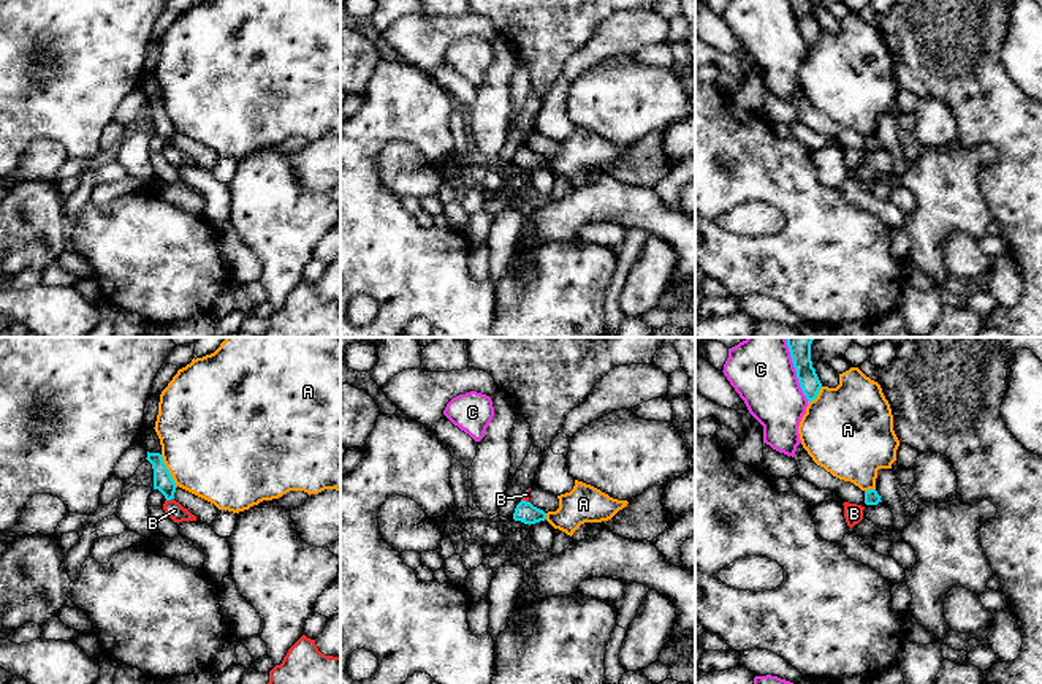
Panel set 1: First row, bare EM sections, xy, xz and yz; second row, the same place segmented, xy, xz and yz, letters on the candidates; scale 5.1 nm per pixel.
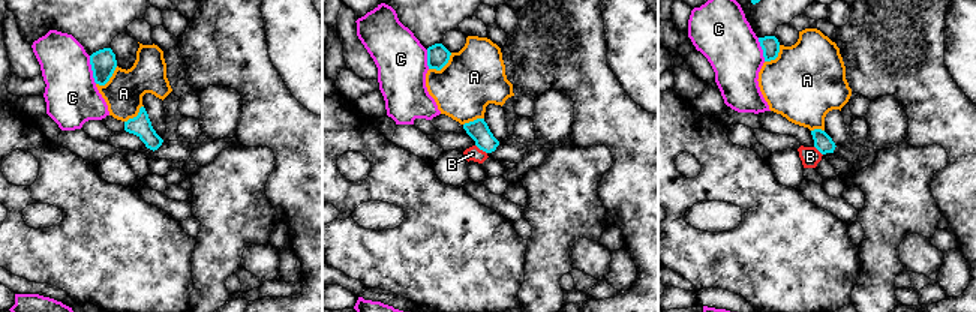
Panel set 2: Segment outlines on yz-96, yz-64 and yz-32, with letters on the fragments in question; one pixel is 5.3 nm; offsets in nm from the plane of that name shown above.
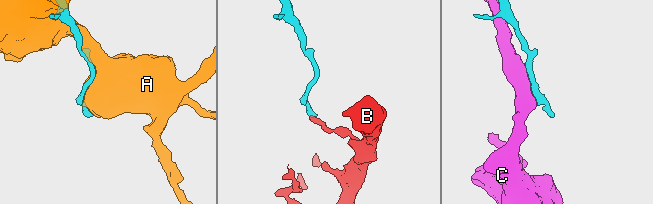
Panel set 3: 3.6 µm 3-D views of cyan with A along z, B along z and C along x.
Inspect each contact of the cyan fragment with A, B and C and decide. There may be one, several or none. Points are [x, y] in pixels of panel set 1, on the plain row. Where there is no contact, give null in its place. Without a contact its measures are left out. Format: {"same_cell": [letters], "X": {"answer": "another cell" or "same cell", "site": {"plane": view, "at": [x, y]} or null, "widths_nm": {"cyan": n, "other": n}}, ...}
{"same_cell": [], "A": {"answer": "another cell", "site": {"plane": "xy", "at": [168, 116]}, "widths_nm": {"cyan": 100, "other": 500}}, "B": {"answer": "another cell", "site": {"plane": "xy", "at": [170, 144]}, "widths_nm": {"cyan": 100, "other": 90}}, "C": {"answer": "another cell", "site": {"plane": "yz", "at": [797, 22]}, "widths_nm": {"cyan": 110, "other": 300}}}

